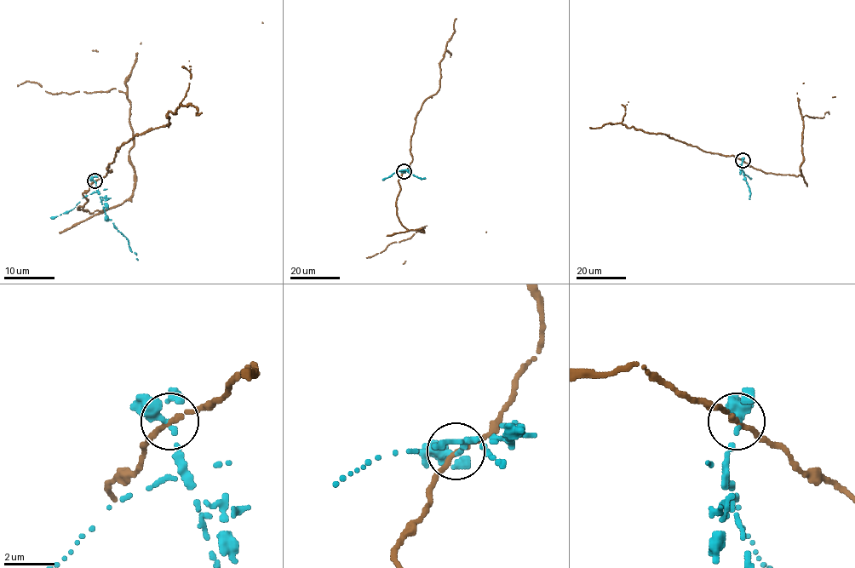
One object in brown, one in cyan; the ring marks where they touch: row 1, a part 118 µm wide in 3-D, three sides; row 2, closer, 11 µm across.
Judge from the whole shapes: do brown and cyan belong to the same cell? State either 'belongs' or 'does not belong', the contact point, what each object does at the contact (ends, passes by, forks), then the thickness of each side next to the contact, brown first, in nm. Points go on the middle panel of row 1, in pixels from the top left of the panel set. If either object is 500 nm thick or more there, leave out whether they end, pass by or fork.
does not belong | (404, 171) | brown passes by | cyan forks | 200/240 nm

